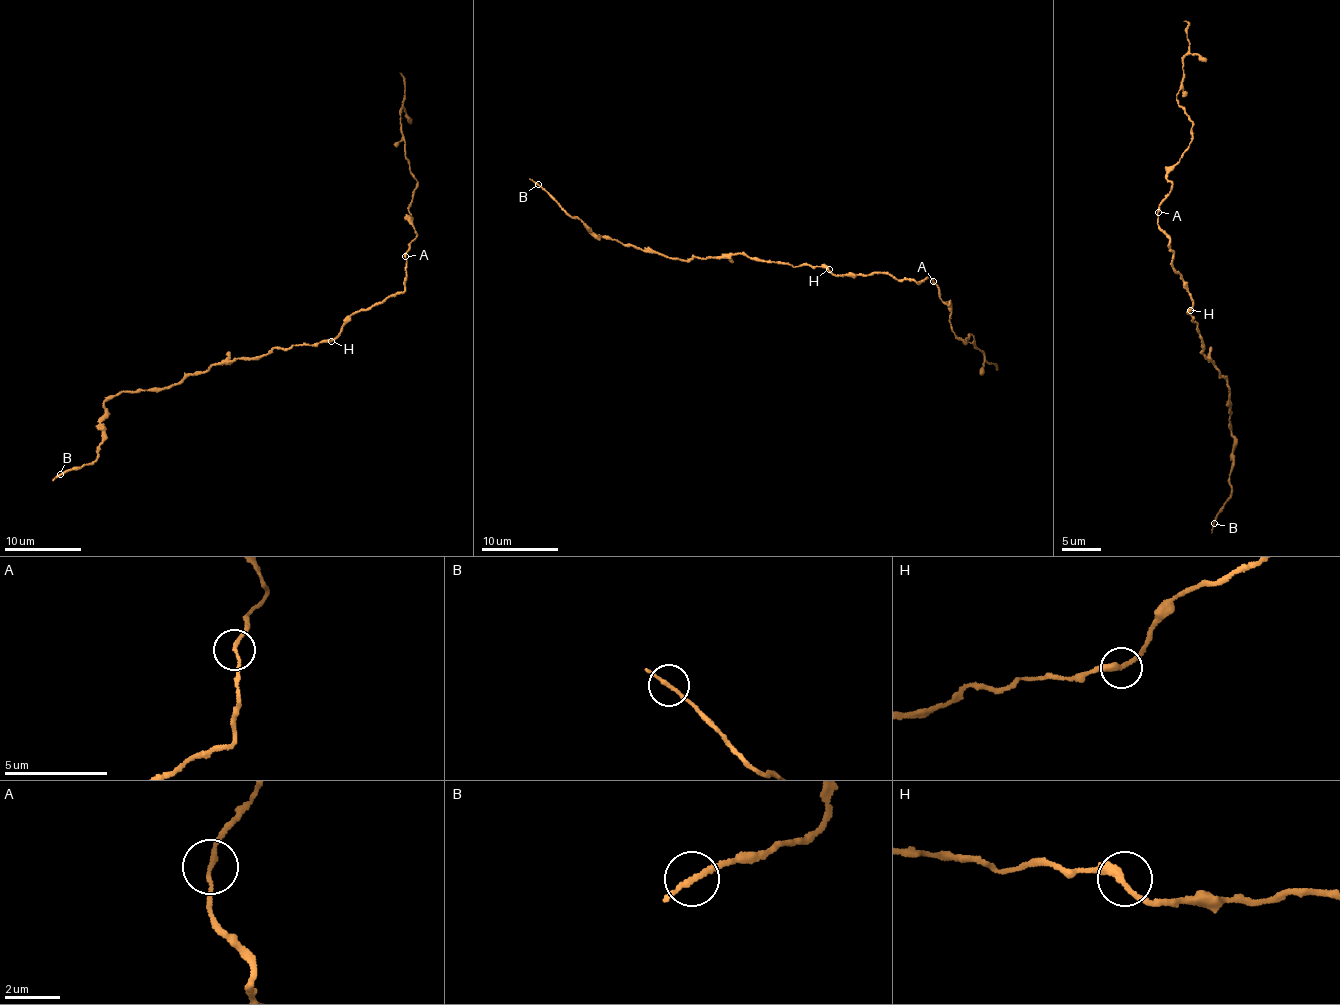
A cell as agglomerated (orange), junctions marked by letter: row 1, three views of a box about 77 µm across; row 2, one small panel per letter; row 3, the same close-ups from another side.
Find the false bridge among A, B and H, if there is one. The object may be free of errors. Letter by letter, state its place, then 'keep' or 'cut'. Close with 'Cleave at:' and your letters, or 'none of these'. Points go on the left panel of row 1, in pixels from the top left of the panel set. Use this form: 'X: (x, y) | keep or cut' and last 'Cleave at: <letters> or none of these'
A: (405, 256) | cut
B: (60, 474) | keep
H: (331, 341) | keep
Cleave at: A

